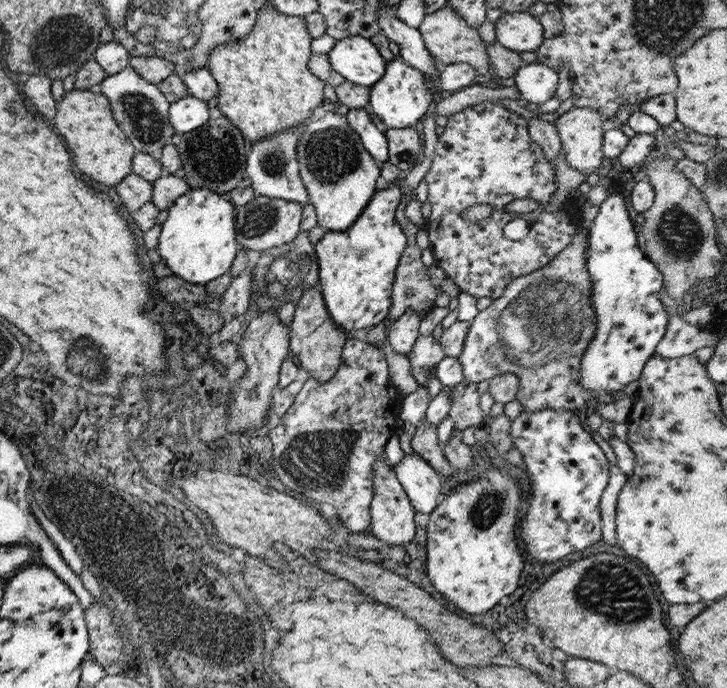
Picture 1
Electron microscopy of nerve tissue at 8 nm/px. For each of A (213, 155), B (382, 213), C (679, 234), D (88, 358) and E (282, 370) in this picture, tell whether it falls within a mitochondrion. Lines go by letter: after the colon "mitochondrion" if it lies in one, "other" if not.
A: mitochondrion
B: other
C: mitochondrion
D: mitochondrion
E: other

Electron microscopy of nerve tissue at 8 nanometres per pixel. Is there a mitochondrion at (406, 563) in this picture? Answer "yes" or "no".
no

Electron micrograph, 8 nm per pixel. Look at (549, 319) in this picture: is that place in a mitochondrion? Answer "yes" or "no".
yes

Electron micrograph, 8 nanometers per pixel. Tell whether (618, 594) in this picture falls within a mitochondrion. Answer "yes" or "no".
yes

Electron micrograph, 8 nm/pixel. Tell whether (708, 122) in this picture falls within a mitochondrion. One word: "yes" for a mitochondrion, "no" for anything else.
no

